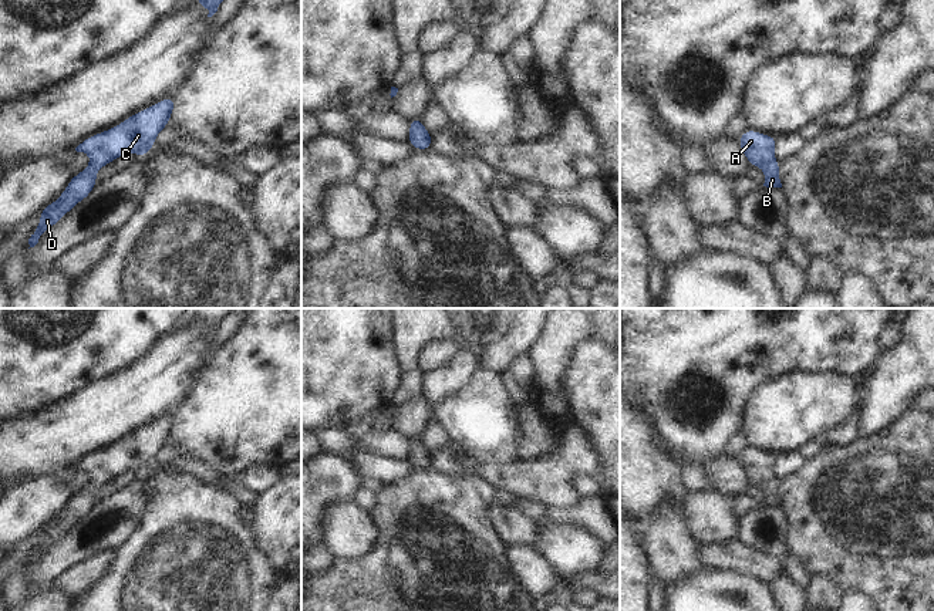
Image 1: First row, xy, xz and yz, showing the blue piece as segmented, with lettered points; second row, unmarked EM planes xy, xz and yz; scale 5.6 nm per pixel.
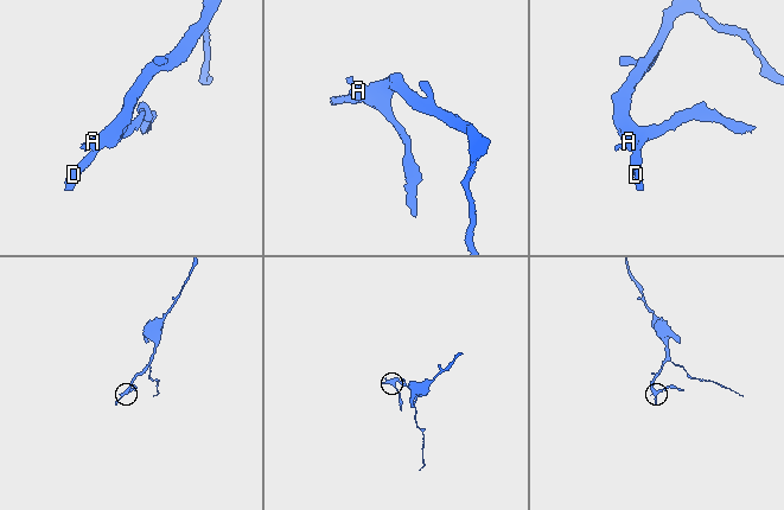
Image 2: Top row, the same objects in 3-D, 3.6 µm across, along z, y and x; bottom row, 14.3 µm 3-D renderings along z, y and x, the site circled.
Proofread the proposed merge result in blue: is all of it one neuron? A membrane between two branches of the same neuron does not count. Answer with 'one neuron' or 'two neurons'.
one neuron

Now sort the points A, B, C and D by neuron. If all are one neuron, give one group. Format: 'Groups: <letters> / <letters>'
Groups: A B C D

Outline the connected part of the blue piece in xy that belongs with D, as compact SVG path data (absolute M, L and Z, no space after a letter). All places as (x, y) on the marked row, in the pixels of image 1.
M166 97L128 117L117 126L84 139L75 151L85 152L91 162L71 178L55 202L41 209L38 226L28 239L30 247L34 247L43 233L60 222L77 203L90 196L97 183L97 173L102 166L128 152L144 158L154 148L159 132L168 126L173 108L173 97Z

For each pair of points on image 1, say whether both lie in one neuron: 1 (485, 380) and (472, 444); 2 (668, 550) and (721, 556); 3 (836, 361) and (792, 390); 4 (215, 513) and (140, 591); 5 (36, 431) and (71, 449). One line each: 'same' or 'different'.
1: same
2: different
3: different
4: same
5: same

